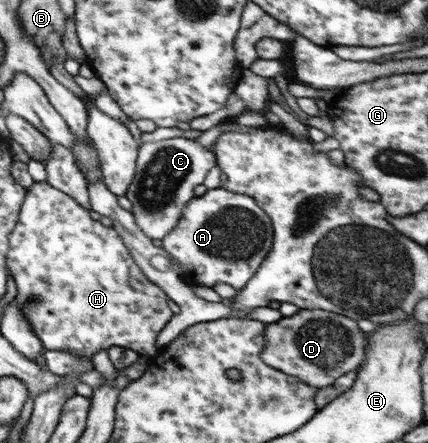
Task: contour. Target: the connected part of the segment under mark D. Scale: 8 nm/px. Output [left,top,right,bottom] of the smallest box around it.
[262,309,369,389]

